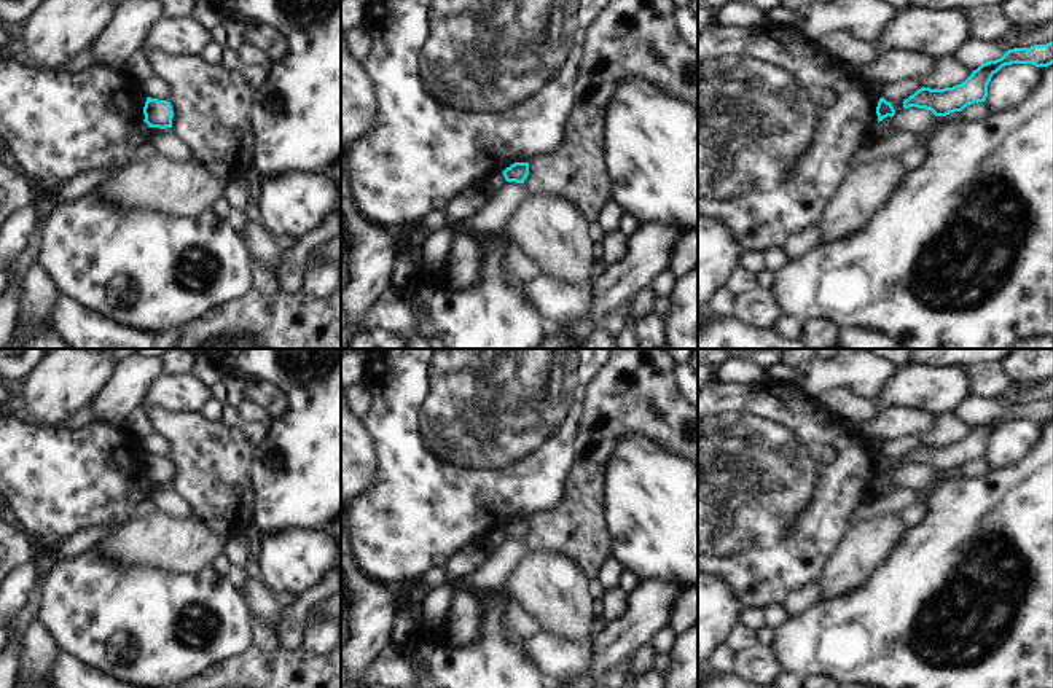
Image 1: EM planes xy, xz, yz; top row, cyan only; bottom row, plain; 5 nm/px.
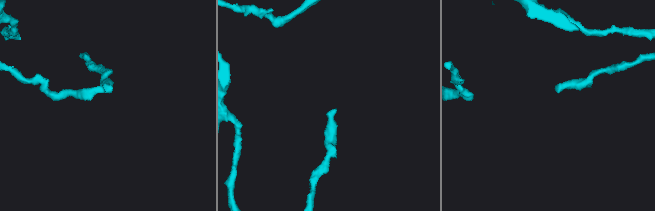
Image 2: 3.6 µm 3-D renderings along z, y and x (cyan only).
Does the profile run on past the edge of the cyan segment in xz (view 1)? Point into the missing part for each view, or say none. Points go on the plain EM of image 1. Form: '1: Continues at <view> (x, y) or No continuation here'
1: No continuation here.

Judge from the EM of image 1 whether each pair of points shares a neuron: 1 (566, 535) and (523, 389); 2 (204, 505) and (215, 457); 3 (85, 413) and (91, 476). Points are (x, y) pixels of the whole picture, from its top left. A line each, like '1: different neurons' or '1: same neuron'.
1: different neurons
2: same neuron
3: different neurons

